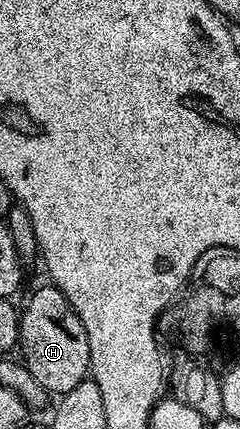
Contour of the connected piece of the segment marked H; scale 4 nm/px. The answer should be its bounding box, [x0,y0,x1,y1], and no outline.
[18,283,92,395]

